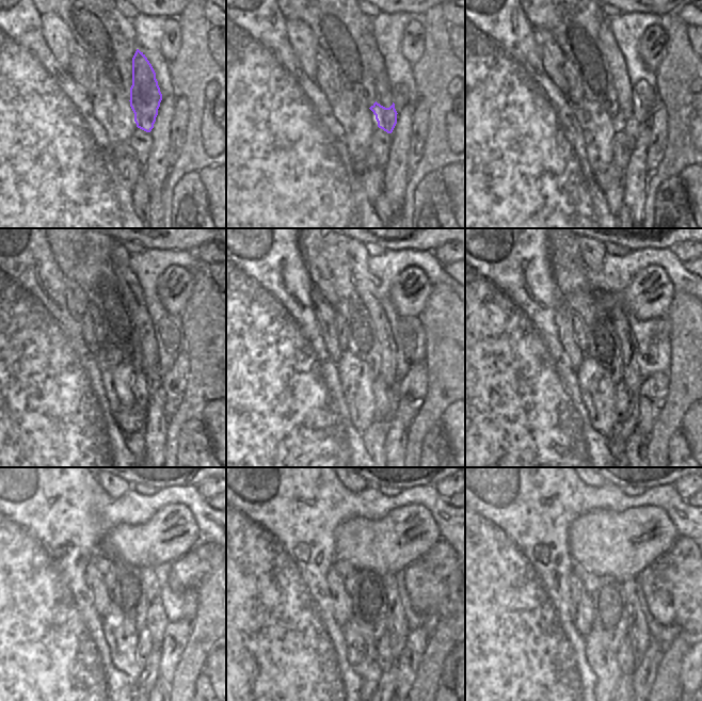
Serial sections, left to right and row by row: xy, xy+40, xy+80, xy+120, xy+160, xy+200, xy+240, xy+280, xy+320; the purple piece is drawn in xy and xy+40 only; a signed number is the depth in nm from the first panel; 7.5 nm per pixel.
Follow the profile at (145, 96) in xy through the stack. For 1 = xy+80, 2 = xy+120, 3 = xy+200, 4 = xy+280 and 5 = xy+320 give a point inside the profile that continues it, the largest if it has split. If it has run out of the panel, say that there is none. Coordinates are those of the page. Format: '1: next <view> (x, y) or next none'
1: next xy+80 (631, 127)
2: next xy+120 (154, 375)
3: next xy+200 (625, 430)
4: next xy+280 (386, 684)
5: next xy+320 (625, 682)

